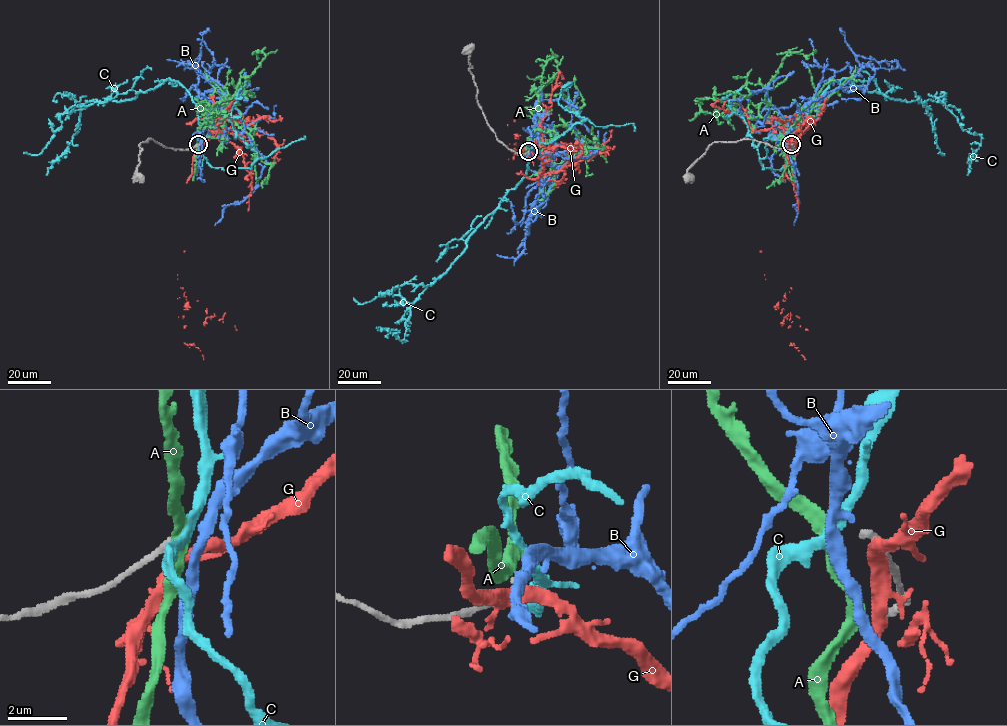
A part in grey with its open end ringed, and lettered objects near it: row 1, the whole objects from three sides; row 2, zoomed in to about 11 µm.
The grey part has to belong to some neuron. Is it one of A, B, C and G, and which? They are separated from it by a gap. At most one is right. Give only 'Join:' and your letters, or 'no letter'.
Join: A

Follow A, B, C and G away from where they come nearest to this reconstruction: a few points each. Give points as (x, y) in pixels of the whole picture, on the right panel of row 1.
A: (789, 144), (780, 134), (779, 123), (768, 117), (768, 83), (790, 51), (805, 56), (813, 50)
B: (789, 144), (789, 138), (801, 125), (811, 102), (840, 88), (865, 66), (895, 69), (897, 60), (894, 59)
C: (789, 143), (829, 84), (847, 78), (895, 99), (943, 103), (963, 130), (981, 137), (967, 175)
G: (791, 145), (798, 139), (792, 133), (784, 169), (798, 211), (777, 307), (784, 310), (791, 345), (806, 359)

